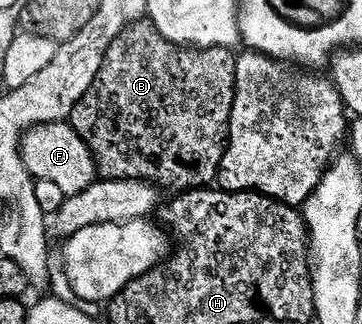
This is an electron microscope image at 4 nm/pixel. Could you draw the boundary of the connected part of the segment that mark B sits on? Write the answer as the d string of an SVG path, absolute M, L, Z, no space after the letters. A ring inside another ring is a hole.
M138 19L127 24L114 39L104 55L100 69L92 80L84 95L72 107L69 125L80 135L80 139L94 156L94 168L103 178L119 177L120 179L140 179L148 181L163 190L174 188L174 191L189 191L199 187L206 187L218 176L218 164L222 152L226 149L226 132L230 126L230 112L232 111L232 95L234 94L234 59L235 54L227 46L217 43L211 44L211 49L181 49L173 45L166 37L161 37L150 25L145 25L145 20Z

